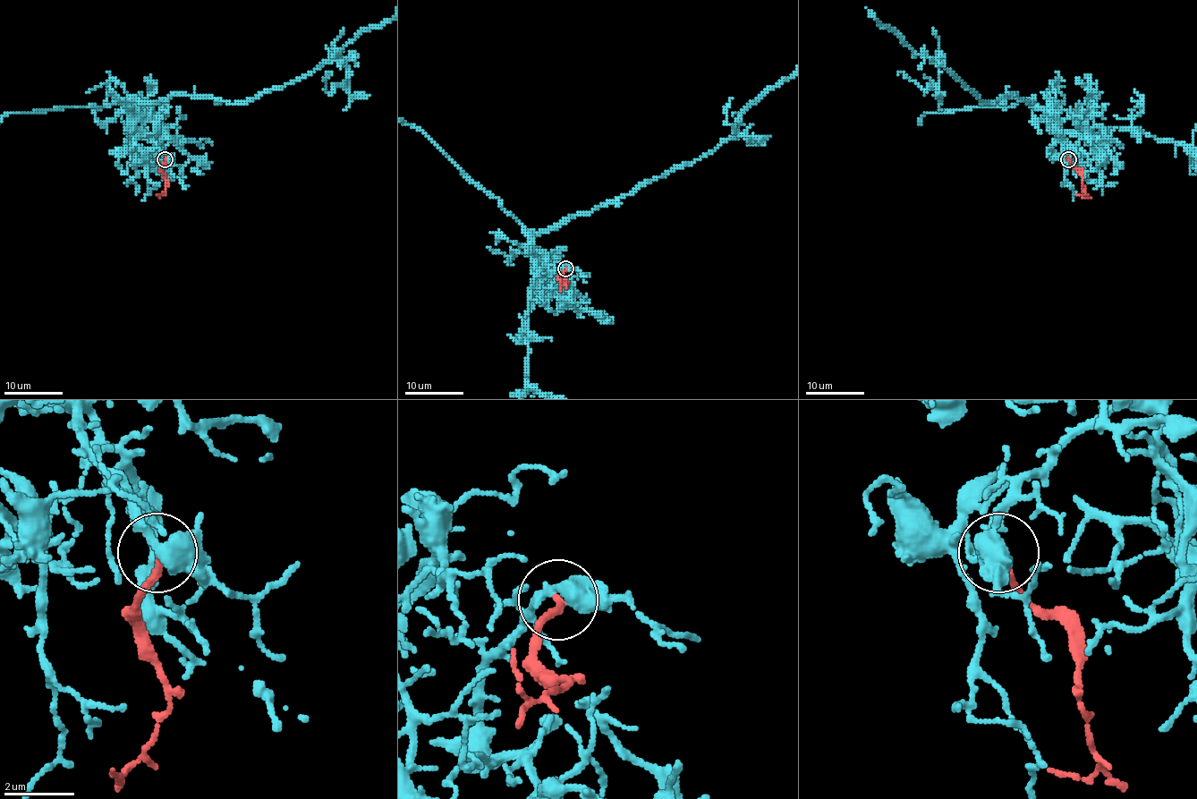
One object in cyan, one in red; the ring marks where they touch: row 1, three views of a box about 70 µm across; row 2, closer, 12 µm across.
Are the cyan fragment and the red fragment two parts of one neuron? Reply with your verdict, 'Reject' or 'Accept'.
Accept

